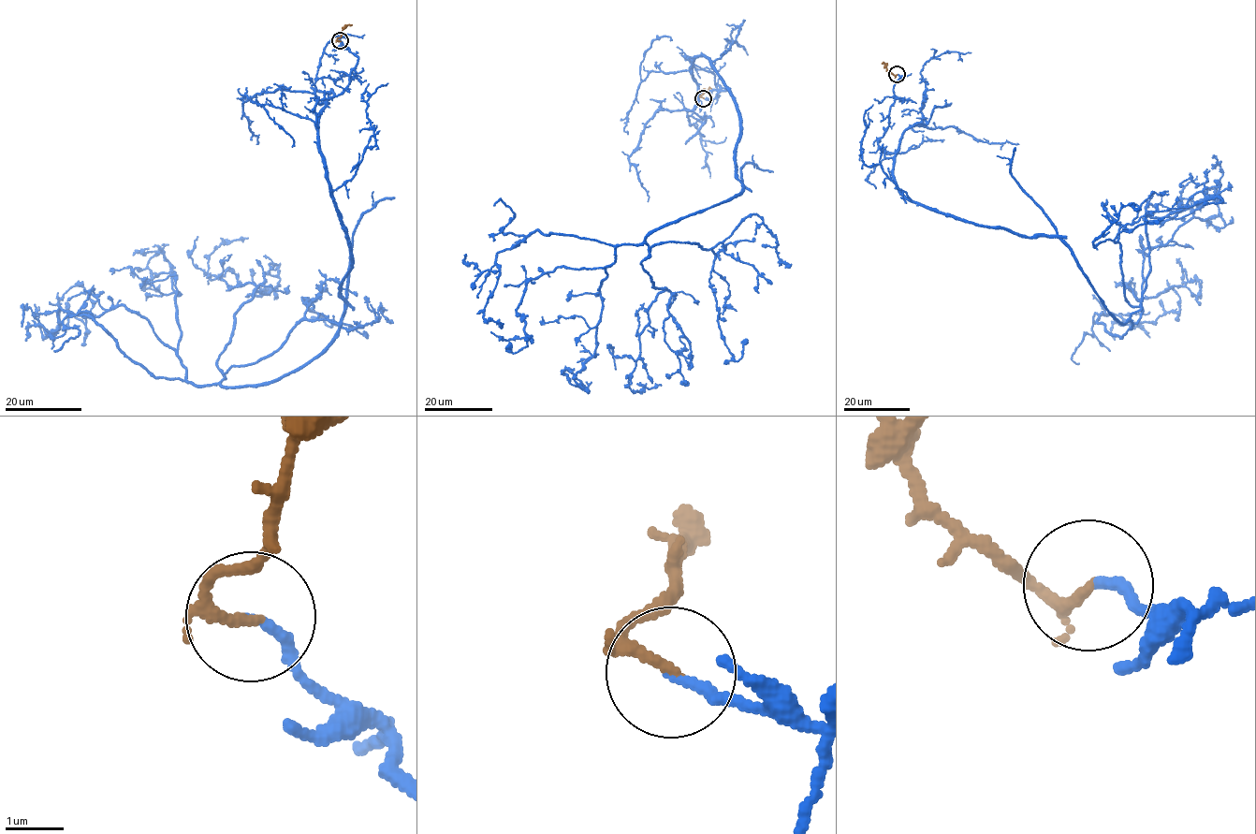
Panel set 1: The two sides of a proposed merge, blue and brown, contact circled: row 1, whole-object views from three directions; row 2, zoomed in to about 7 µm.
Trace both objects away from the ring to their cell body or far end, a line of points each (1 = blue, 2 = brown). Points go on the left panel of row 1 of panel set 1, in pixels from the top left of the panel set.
1: (340, 41), (315, 123), (352, 258), (318, 355), (151, 375), (86, 315), (44, 337), (57, 293)
2: (340, 41), (337, 38), (342, 32), (352, 24)

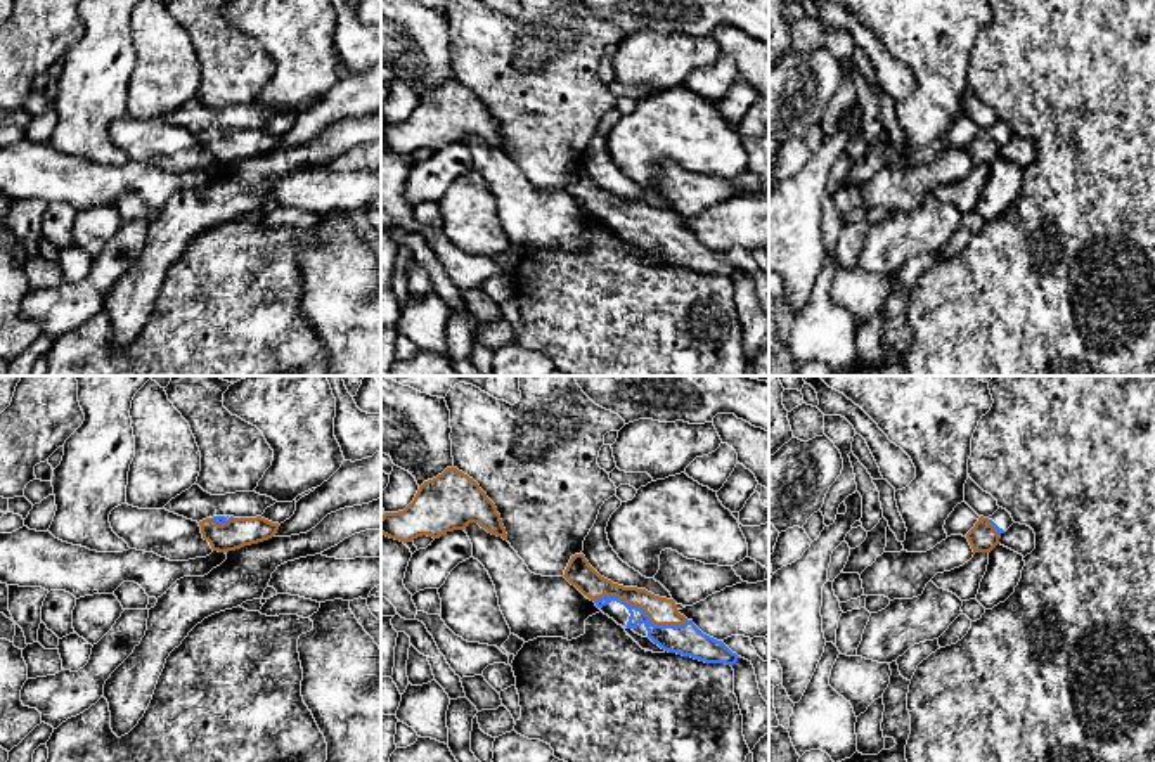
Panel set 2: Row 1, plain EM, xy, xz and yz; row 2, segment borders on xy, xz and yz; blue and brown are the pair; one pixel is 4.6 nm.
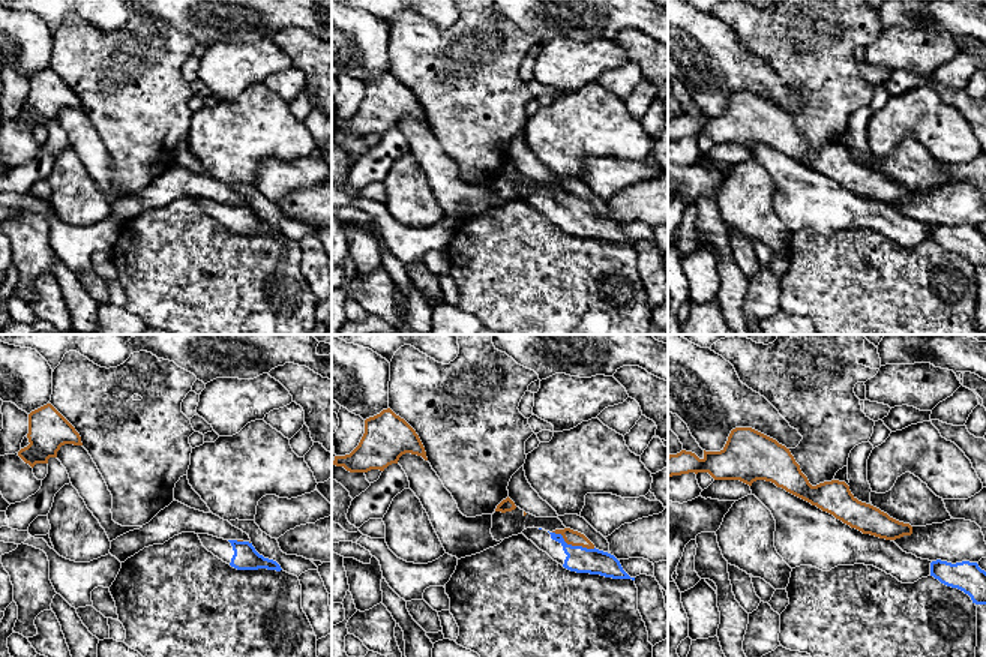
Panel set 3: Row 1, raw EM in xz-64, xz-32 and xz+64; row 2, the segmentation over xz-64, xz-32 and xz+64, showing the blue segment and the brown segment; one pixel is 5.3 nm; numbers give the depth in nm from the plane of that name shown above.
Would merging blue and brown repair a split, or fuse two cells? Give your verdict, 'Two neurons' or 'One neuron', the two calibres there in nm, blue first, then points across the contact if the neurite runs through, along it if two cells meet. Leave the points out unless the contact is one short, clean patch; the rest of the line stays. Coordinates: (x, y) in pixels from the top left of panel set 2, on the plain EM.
One neuron. Thickness 150 nm (blue) against 130 nm. Path across: xz (686, 251), (641, 222), (660, 222)

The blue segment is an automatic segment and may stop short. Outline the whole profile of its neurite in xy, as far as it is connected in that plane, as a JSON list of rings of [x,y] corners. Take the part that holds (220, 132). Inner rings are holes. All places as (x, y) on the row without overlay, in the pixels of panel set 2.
[[[213,128],[199,133],[199,139],[203,151],[210,154],[213,163],[229,165],[272,151],[281,137],[261,128],[230,128],[229,132],[225,128]]]

